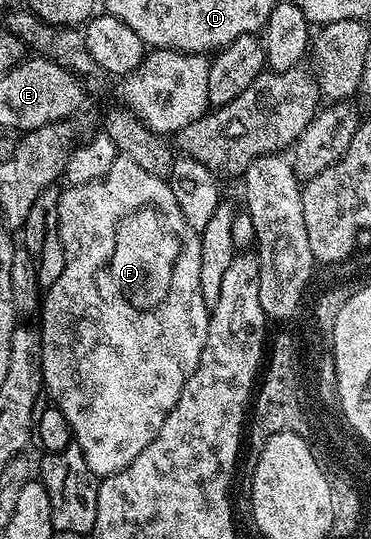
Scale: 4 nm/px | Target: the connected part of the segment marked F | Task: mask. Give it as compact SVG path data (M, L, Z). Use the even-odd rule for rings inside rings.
M122 155L116 156L113 167L109 167L109 171L103 178L105 178L105 183L94 181L84 185L67 185L59 194L57 219L59 220L59 240L64 249L63 270L53 284L46 286L45 296L41 301L43 329L41 328L39 333L41 359L43 360L43 383L46 392L48 394L51 392L50 400L63 412L65 419L69 419L74 444L81 447L81 451L85 455L85 463L89 463L95 476L100 479L129 467L129 463L133 463L133 459L137 459L137 455L141 455L141 451L145 451L145 447L149 447L149 443L153 443L157 431L161 431L161 423L165 423L169 411L173 411L173 407L183 390L183 384L187 382L191 372L199 365L201 351L205 347L205 339L207 338L207 319L209 316L209 307L201 295L199 249L197 247L191 249L185 245L179 245L175 241L173 253L149 251L151 245L147 243L145 237L159 237L159 225L153 223L153 227L141 227L141 225L145 225L143 221L151 221L151 219L143 219L143 211L147 205L145 201L173 199L170 184L164 178L149 175L144 169L137 167L137 163L133 163L133 159ZM131 171L135 171L133 179L135 179L137 187L131 187ZM139 243L147 243L147 245L143 245L143 249L147 249L147 251L133 253L133 247L141 247Z

